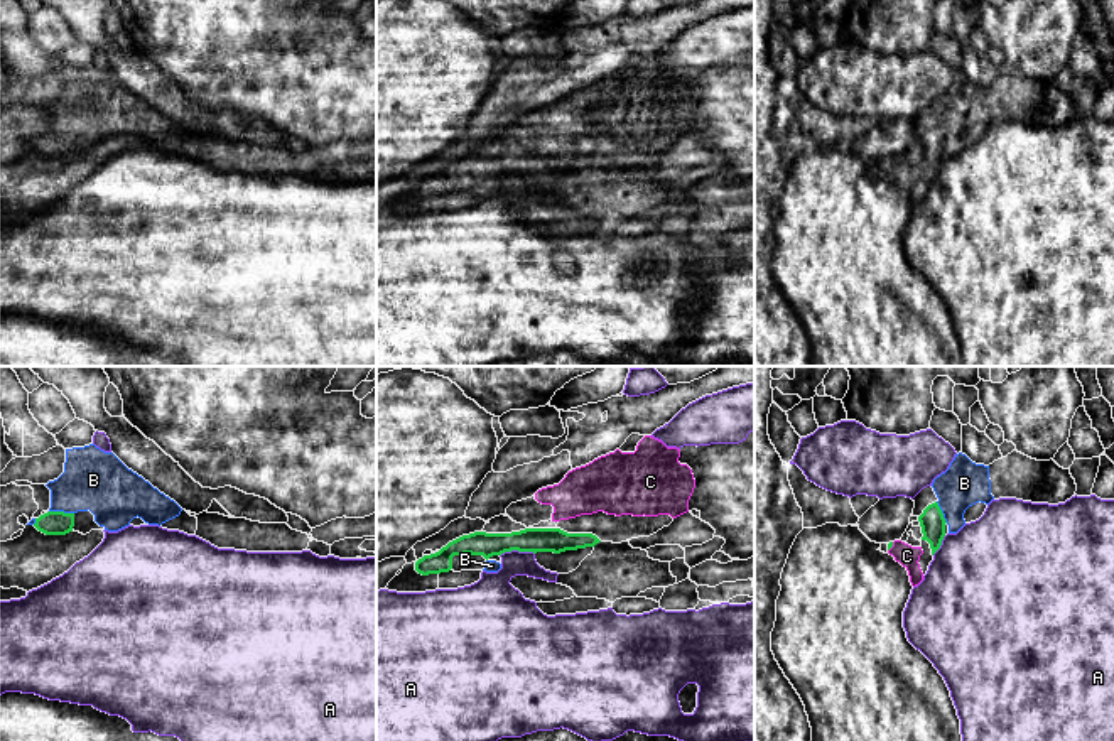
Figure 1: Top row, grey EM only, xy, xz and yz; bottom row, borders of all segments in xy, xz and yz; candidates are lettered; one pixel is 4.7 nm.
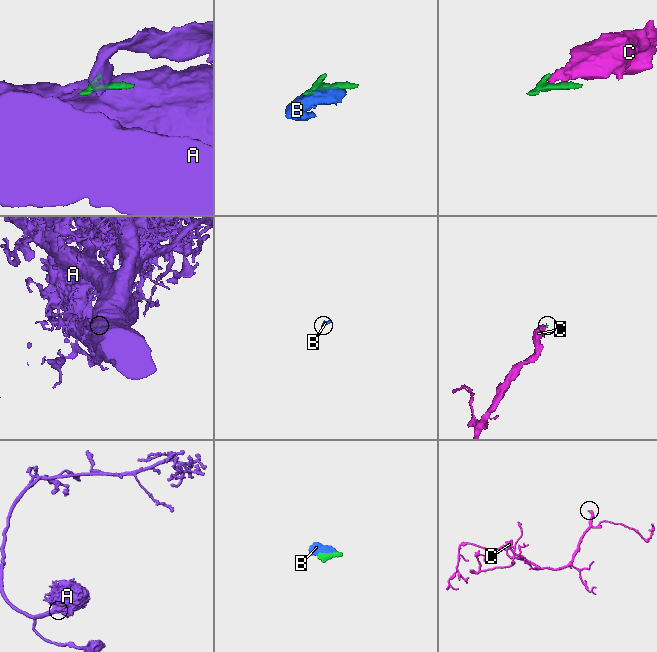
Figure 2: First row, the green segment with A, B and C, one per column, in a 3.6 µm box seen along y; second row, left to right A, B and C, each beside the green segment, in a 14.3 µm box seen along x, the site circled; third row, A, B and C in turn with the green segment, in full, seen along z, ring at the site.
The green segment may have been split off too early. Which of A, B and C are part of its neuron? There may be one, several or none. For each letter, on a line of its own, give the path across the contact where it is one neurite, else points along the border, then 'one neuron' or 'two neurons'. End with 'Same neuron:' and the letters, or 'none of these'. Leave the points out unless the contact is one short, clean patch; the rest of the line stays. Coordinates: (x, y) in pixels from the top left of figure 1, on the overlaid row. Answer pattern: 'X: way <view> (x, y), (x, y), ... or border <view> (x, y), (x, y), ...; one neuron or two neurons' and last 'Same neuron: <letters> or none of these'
A: border xz (534, 552), (505, 551), (500, 556); two neurons
B: one neuron
C: way yz (890, 544), (892, 546), (907, 556); one neuron
Same neuron: B, C

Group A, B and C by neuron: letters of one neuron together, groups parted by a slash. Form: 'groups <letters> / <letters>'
groups A / B C

